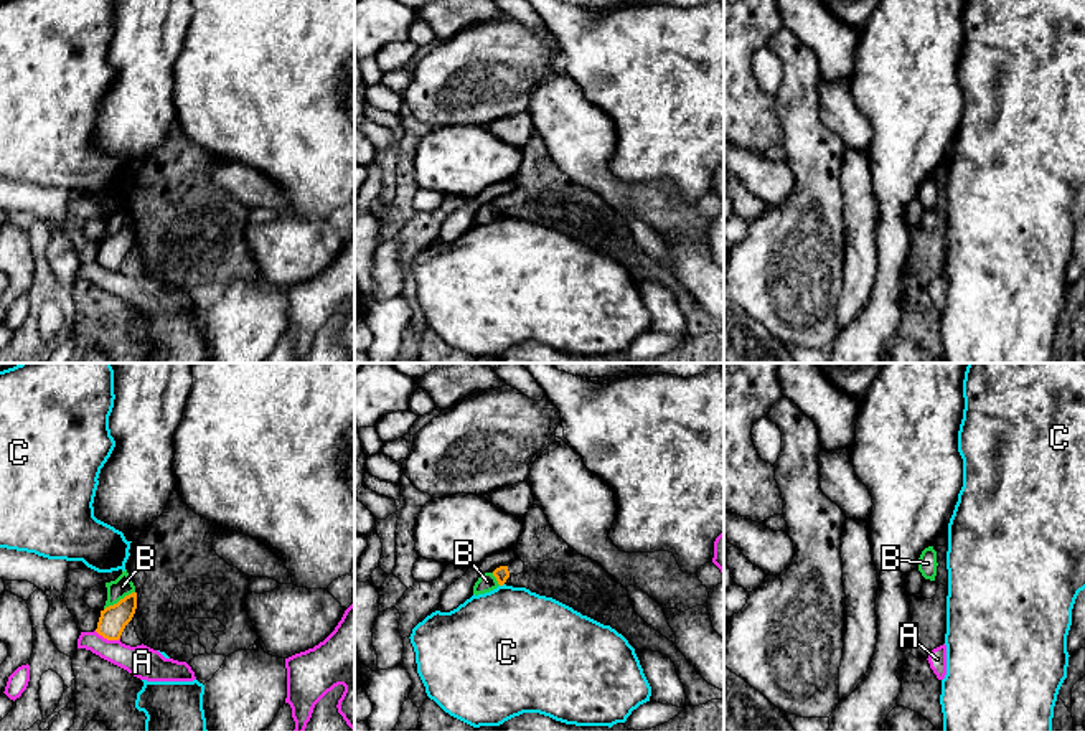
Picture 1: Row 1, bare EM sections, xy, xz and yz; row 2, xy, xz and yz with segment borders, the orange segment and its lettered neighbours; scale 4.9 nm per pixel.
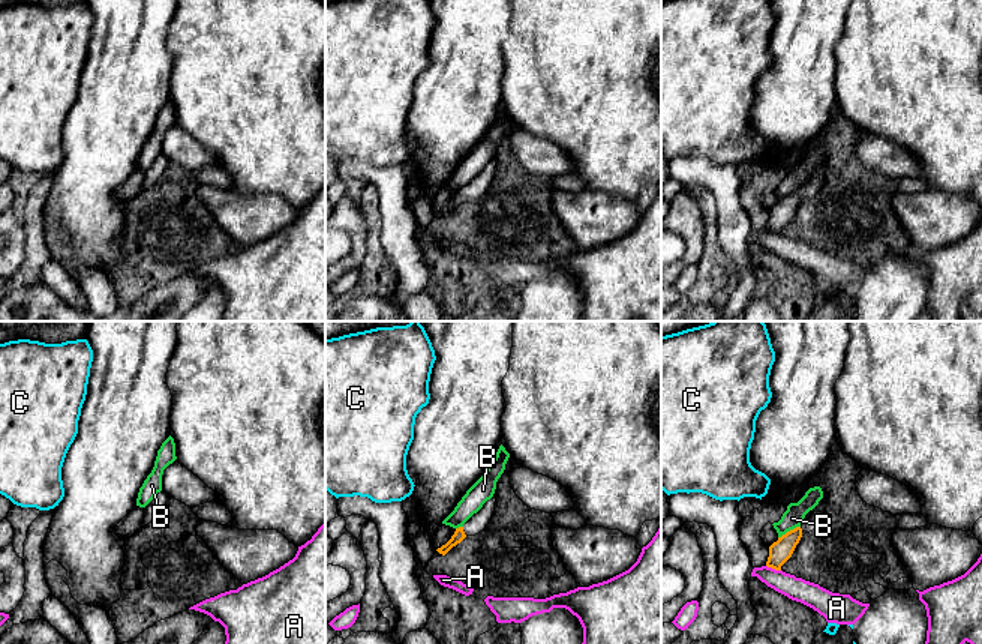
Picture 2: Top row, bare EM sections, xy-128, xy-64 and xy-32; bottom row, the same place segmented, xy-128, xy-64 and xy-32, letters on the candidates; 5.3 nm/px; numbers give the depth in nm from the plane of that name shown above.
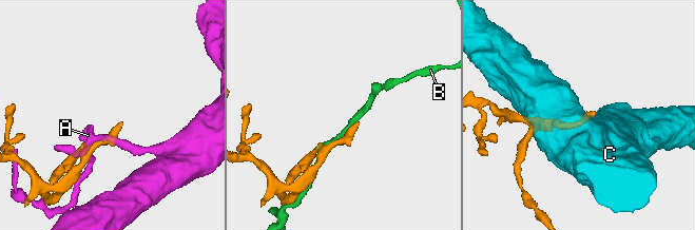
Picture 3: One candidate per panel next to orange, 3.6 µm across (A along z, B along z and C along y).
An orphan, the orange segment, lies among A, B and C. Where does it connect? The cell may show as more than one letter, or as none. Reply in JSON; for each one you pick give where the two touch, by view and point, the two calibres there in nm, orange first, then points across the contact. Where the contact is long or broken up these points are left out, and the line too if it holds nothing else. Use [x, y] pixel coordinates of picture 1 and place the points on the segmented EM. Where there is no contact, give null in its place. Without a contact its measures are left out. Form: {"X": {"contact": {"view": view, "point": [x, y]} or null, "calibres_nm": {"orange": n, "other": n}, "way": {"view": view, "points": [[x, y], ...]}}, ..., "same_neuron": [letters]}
{"same_neuron": []}

